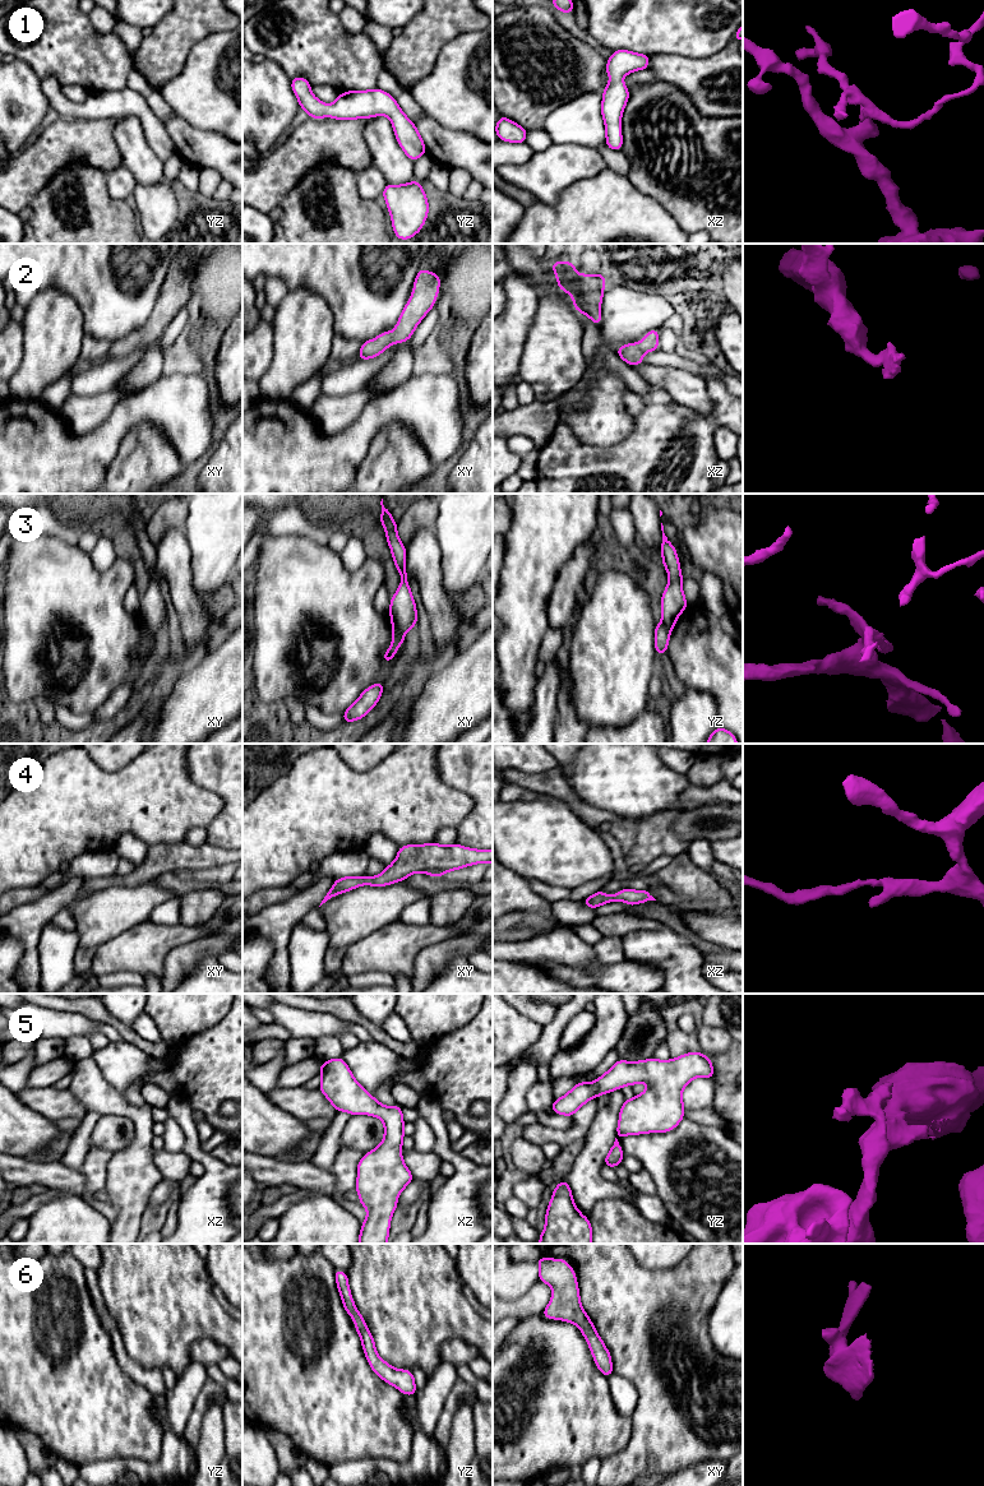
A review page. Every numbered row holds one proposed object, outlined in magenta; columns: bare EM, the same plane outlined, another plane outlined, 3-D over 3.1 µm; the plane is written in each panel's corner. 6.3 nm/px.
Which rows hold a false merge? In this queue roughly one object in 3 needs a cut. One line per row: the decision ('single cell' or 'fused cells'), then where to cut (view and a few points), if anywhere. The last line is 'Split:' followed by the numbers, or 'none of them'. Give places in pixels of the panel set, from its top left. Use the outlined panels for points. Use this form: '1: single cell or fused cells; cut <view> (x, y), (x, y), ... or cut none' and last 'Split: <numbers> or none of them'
1: single cell; cut none
2: single cell; cut none
3: fused cells; cut xy (392, 621), (403, 634)
4: single cell; cut none
5: single cell; cut none
6: single cell; cut none
Split: 3

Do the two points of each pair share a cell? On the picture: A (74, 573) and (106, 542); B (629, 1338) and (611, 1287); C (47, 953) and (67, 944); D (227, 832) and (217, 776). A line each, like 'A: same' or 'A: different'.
A: different
B: same
C: same
D: same

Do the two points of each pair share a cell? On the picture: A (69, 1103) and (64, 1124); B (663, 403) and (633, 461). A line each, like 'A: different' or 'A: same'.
A: different
B: same

